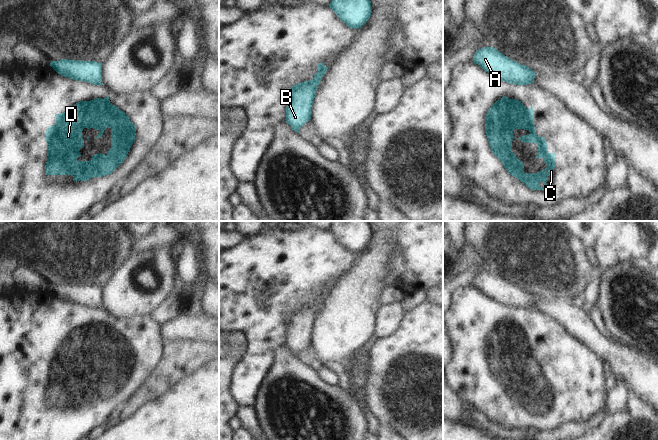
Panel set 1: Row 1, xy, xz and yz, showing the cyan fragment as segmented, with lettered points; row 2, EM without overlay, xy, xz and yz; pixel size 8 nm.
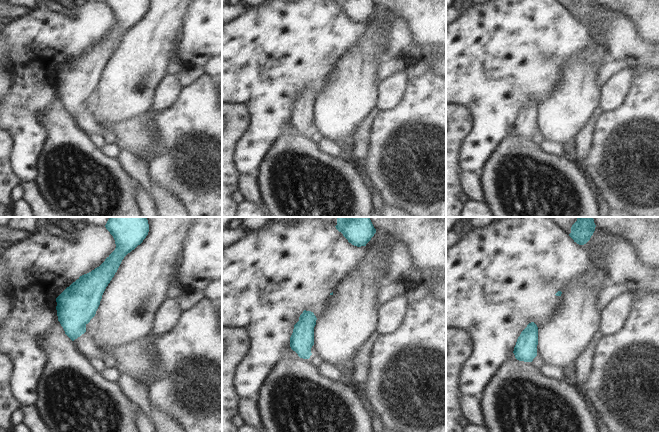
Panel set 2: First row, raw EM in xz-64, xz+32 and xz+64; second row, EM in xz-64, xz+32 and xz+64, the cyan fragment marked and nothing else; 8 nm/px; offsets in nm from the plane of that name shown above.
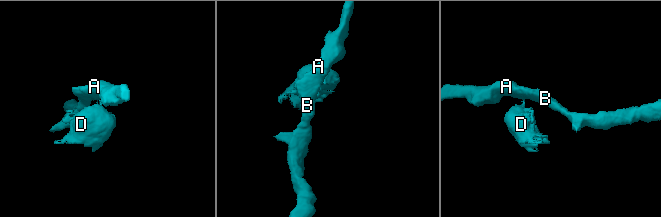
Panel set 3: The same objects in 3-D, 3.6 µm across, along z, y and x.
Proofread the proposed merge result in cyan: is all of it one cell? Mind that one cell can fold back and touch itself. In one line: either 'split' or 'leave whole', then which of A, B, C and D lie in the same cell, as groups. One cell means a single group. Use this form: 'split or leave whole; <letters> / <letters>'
split; A B / C D

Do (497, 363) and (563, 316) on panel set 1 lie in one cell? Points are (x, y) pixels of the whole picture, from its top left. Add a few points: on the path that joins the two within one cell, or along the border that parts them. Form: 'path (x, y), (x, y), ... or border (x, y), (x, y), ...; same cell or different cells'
border (535, 309), (555, 319), (573, 336); different cells

